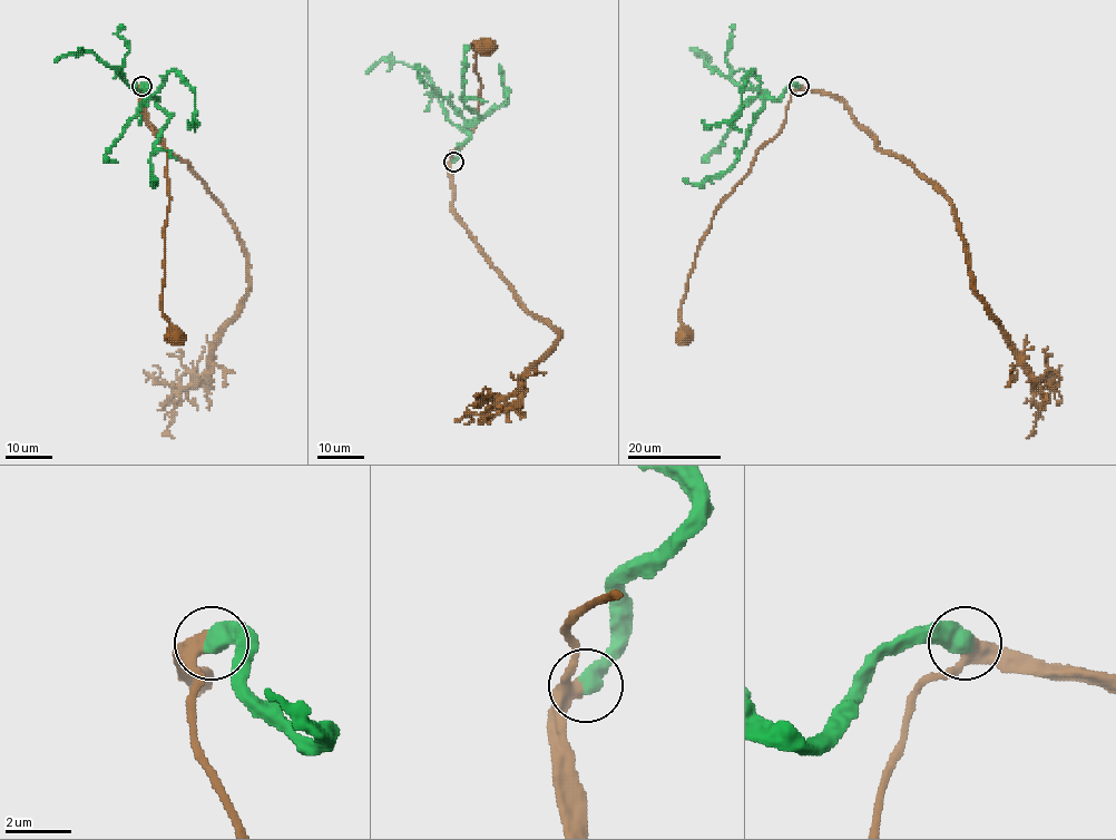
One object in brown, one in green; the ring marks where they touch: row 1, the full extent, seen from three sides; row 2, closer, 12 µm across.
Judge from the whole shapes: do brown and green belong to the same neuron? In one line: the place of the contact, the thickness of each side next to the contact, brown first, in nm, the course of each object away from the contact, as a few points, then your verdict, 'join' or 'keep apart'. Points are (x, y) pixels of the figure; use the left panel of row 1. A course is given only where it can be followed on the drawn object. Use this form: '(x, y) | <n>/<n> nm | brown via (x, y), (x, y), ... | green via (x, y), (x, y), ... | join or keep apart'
(142, 86) | 400/600 nm | brown via (142, 86), (139, 96), (153, 132), (166, 150), (169, 203), (164, 231), (162, 304), (163, 315), (174, 335) | green via (142, 86), (157, 99), (131, 87), (121, 75), (88, 50), (69, 52), (54, 62) | join

